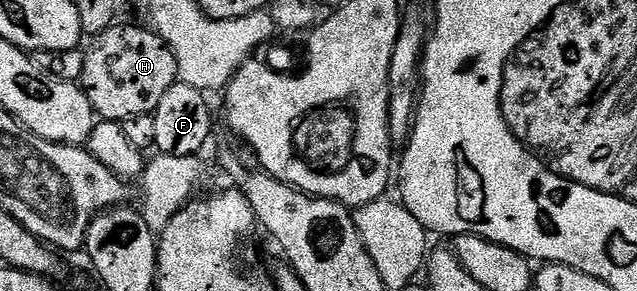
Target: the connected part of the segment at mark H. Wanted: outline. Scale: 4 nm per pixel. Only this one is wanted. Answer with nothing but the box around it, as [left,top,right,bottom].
[80,22,178,122]

